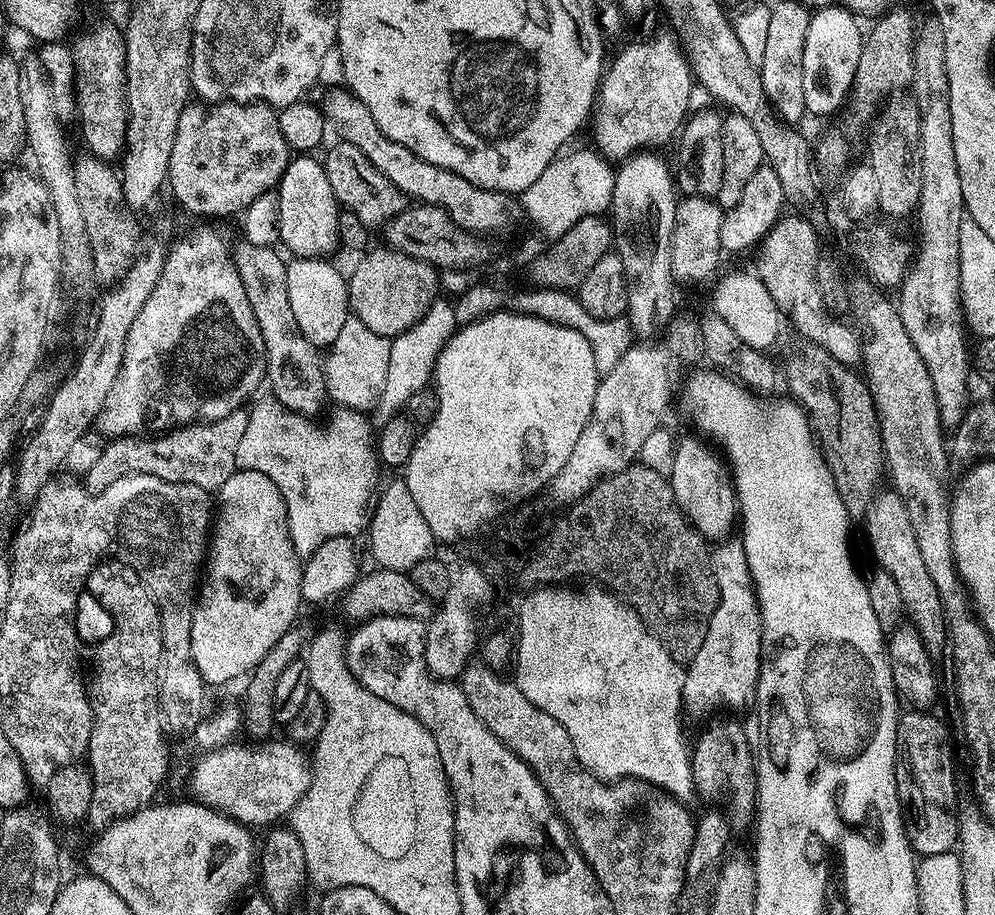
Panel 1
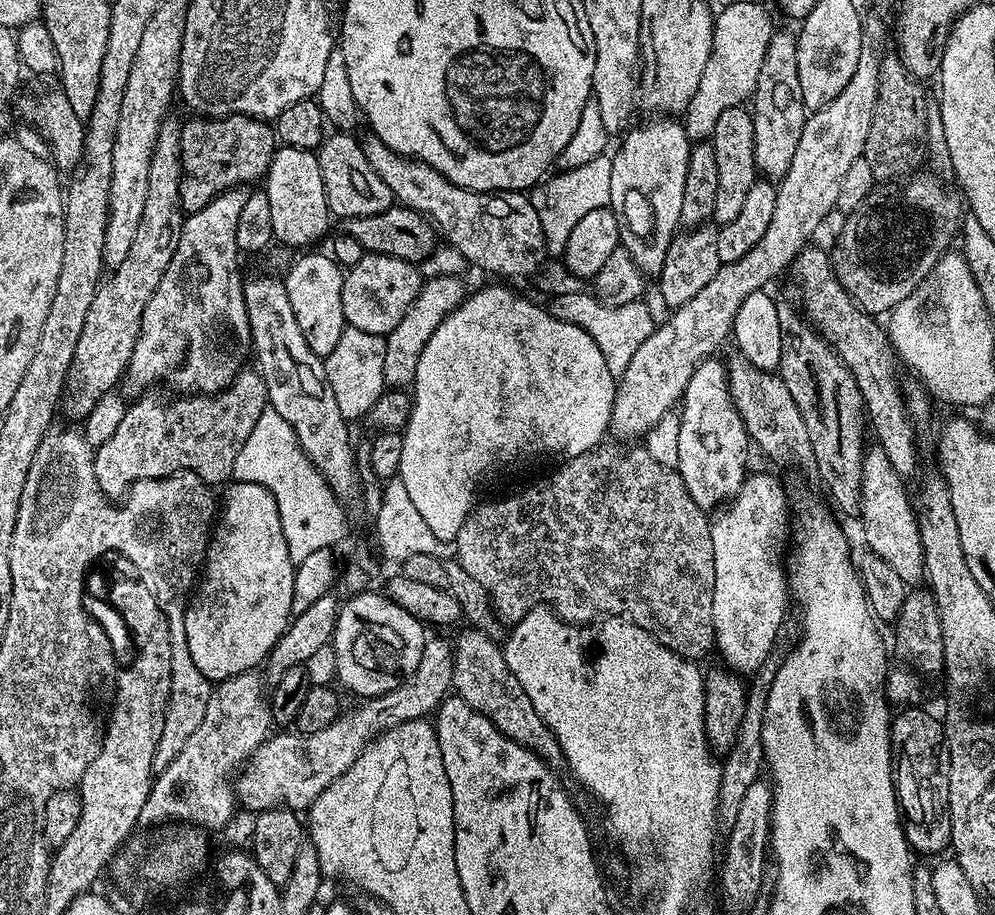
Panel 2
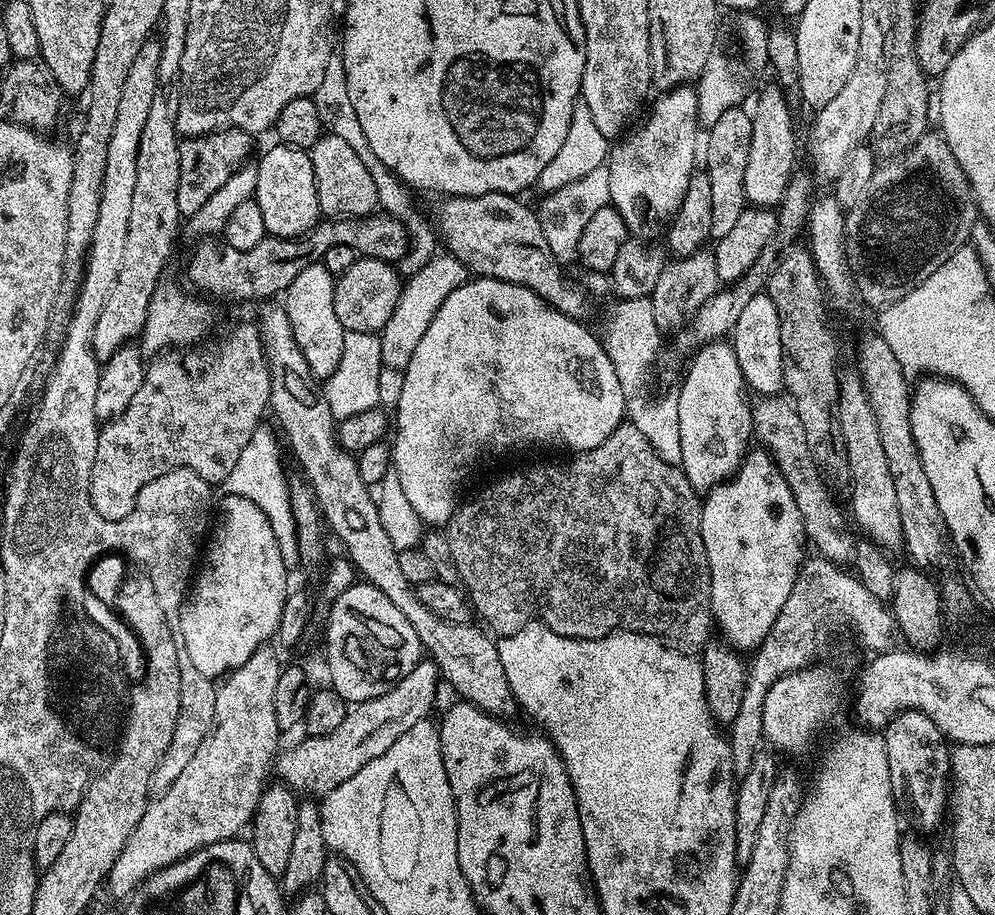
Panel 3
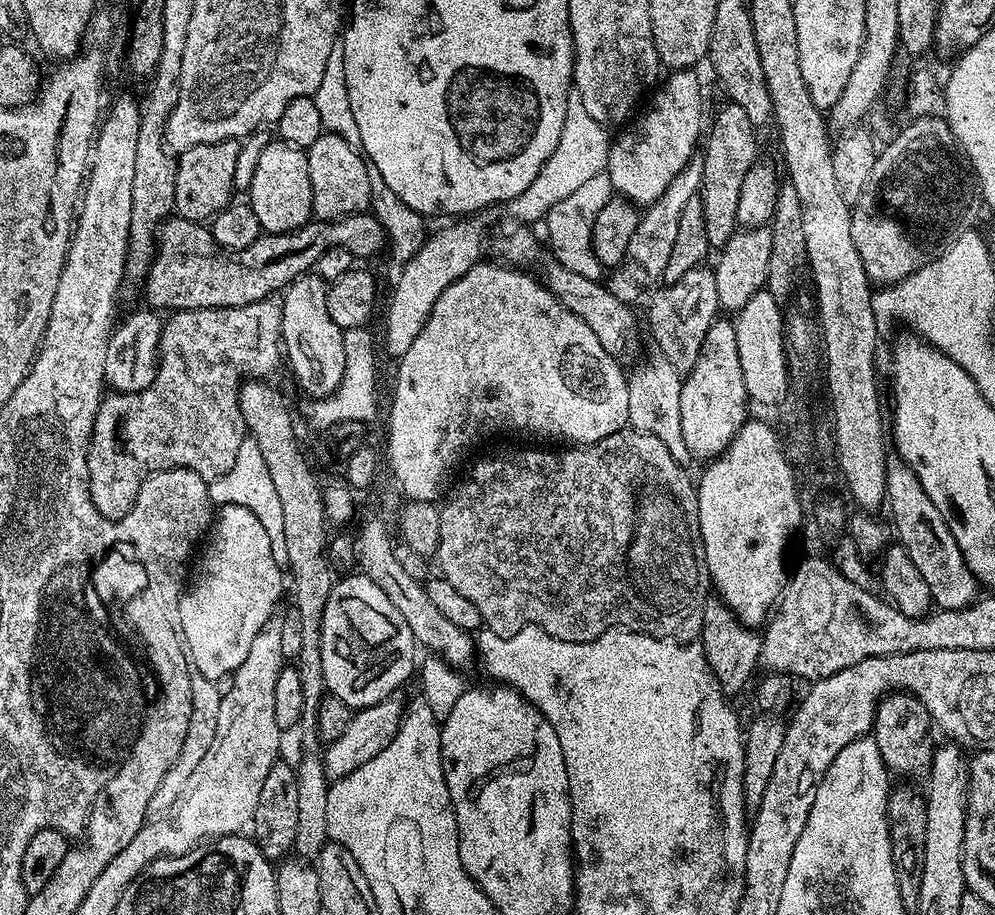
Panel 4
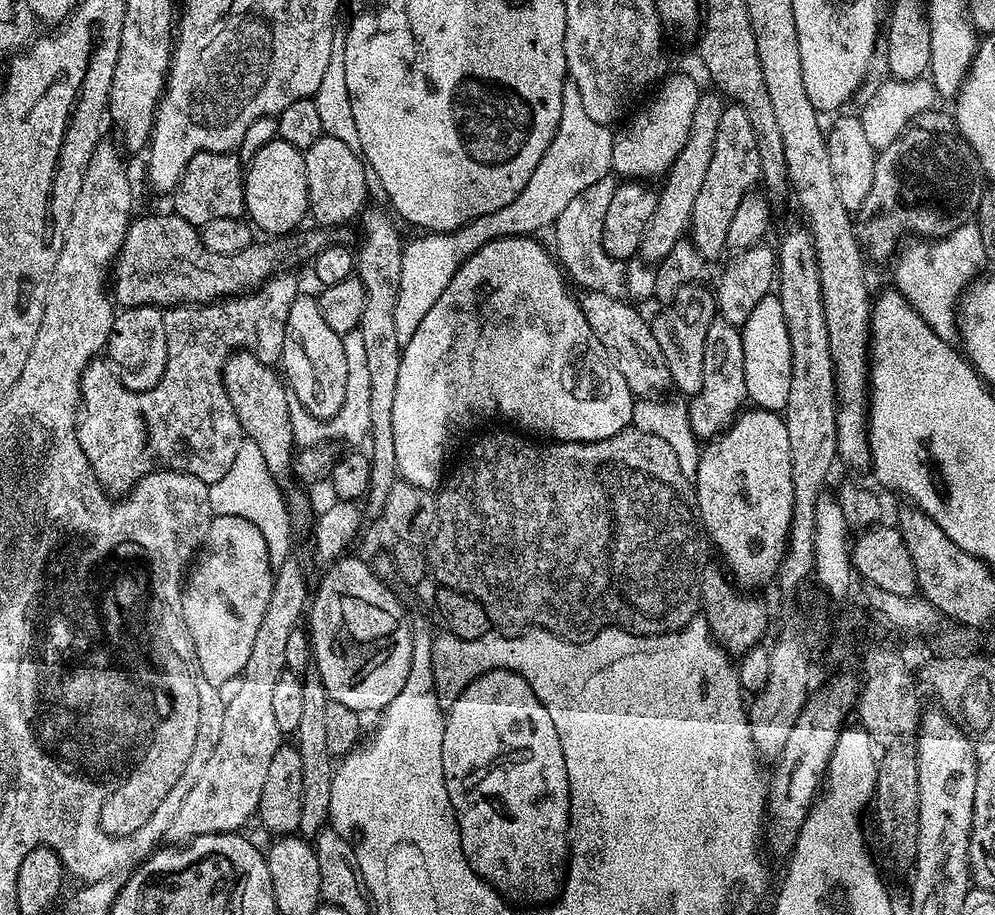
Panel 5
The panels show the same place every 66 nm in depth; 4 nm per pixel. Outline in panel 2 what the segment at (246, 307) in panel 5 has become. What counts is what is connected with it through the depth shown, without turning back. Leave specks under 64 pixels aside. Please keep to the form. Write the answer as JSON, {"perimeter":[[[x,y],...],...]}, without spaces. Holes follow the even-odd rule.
{"perimeter":[[[242,370],[236,379],[232,381],[231,388],[225,388],[224,391],[215,394],[180,394],[173,398],[171,395],[159,396],[159,391],[148,390],[143,393],[141,400],[133,402],[126,408],[125,417],[118,425],[118,430],[100,448],[95,449],[92,465],[94,466],[94,478],[98,482],[101,493],[105,497],[120,496],[127,497],[128,489],[132,485],[137,484],[139,480],[160,480],[163,476],[174,476],[177,474],[191,474],[202,478],[205,484],[209,486],[223,485],[225,482],[232,480],[232,471],[234,470],[234,458],[238,458],[238,450],[242,450],[242,445],[246,443],[246,438],[250,438],[250,430],[254,430],[254,425],[258,423],[258,414],[262,414],[262,410],[268,404],[268,391],[264,385],[264,380],[261,378],[259,371]]]}

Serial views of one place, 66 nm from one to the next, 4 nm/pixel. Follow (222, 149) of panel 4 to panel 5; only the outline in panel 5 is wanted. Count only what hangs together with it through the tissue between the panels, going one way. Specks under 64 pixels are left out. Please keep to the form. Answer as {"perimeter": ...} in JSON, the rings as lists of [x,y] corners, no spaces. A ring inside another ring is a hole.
{"perimeter":[[[235,151],[199,152],[190,158],[182,174],[176,191],[171,193],[171,211],[177,216],[186,218],[194,225],[210,222],[213,216],[218,218],[243,217],[244,210],[244,173],[245,165]]]}

